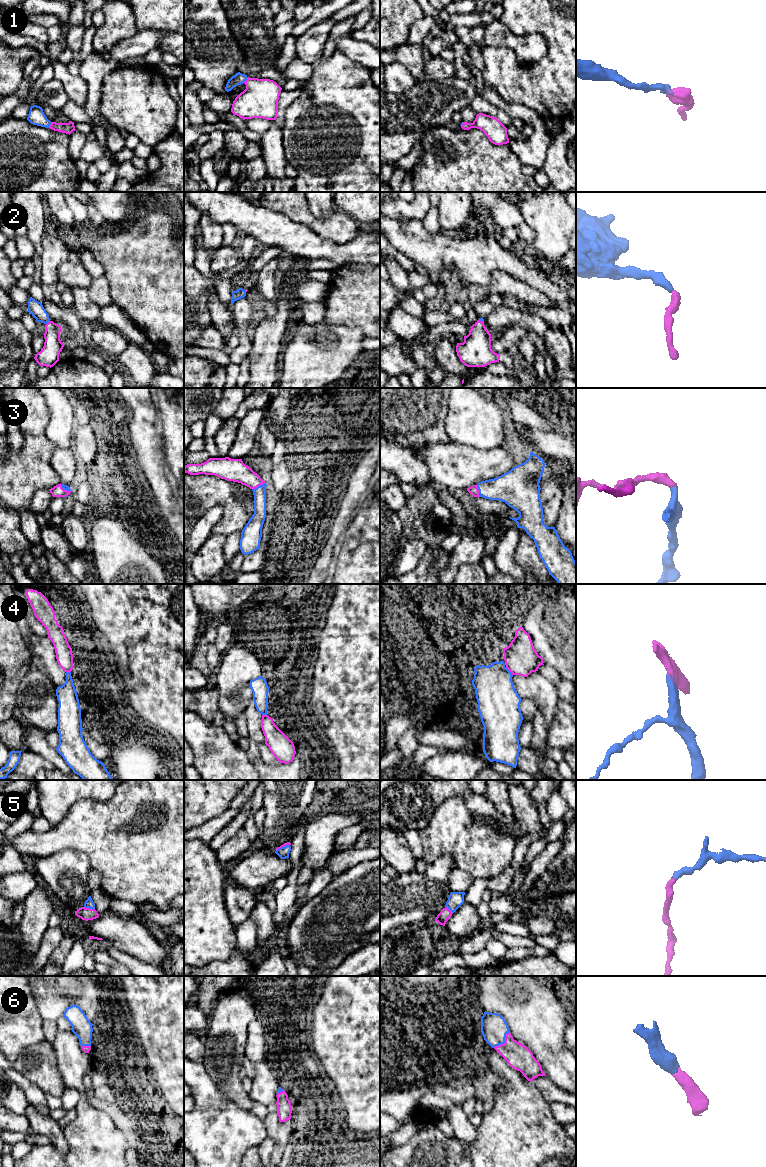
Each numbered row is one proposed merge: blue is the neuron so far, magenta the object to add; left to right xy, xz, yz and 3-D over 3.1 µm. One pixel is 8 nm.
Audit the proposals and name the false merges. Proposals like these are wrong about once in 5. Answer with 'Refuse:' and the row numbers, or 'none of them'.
Refuse: 4

